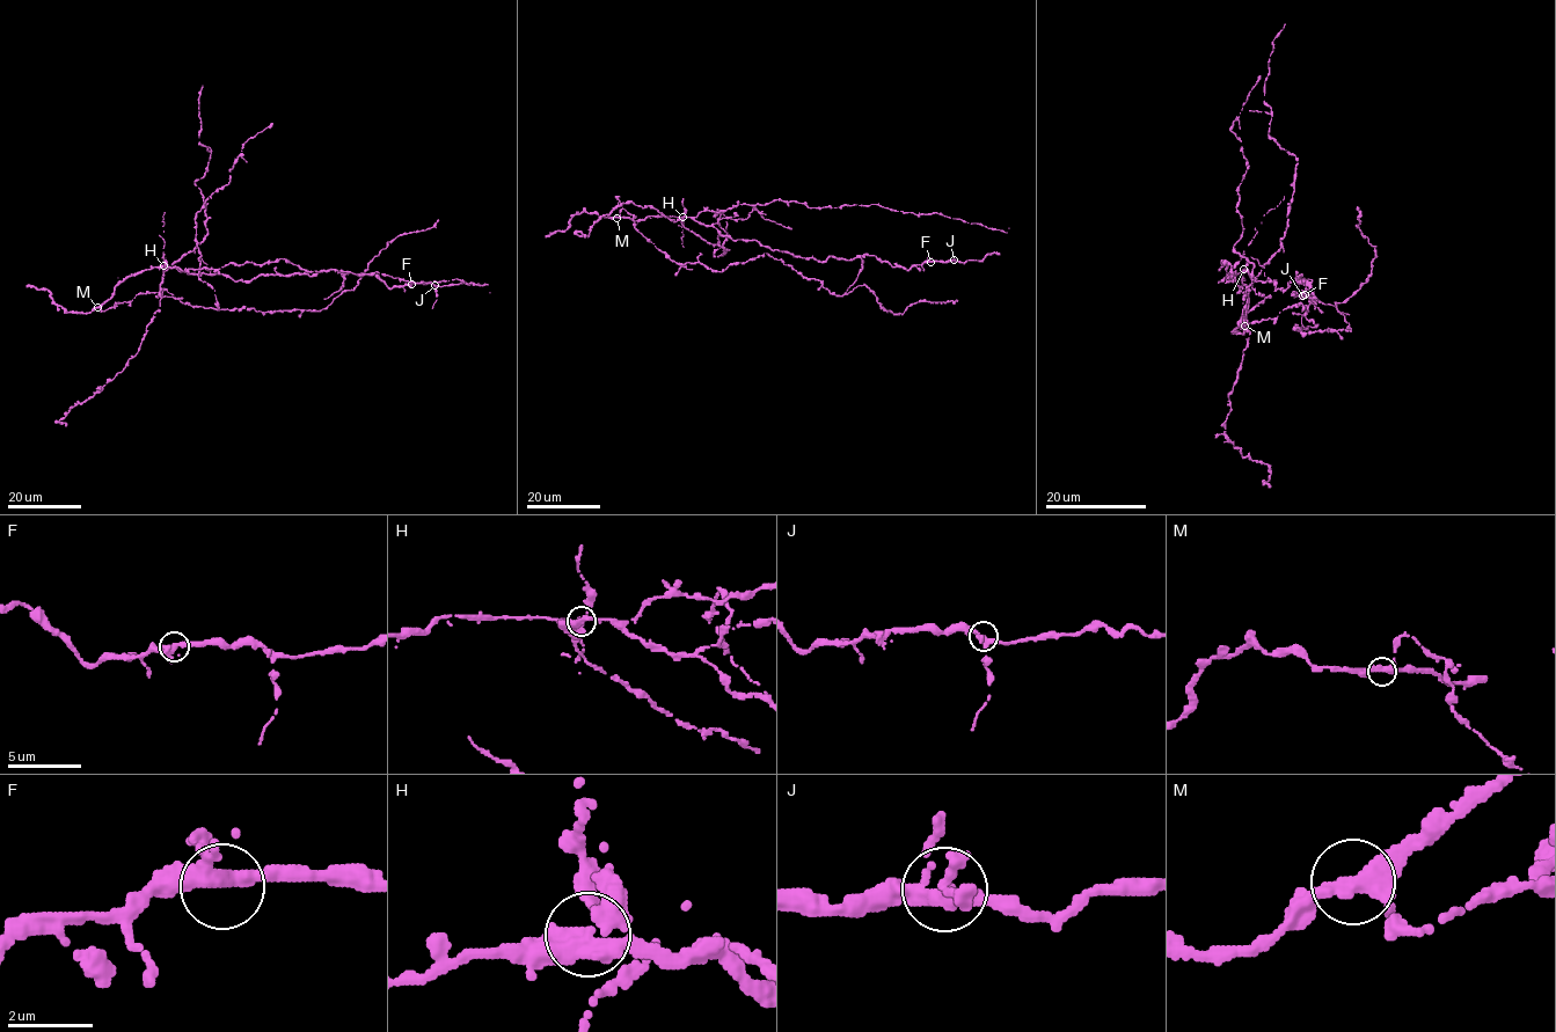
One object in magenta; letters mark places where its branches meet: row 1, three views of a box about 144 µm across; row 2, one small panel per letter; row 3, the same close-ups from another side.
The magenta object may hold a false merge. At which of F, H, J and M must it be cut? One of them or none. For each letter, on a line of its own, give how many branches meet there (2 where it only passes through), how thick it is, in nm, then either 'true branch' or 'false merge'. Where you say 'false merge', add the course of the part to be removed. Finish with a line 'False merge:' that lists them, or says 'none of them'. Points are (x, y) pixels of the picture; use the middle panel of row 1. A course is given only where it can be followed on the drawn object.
F: branches 3; calibre 340 nm; true branch
H: branches 3; calibre 340 nm; false merge; course (684, 217), (684, 247)
J: branches 3; calibre 320 nm; true branch
M: branches 3; calibre 360 nm; true branch
False merge: H

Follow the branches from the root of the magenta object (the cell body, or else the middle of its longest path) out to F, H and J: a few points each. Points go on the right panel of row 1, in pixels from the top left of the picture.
F: (1234, 330), (1242, 271), (1275, 290), (1302, 275), (1315, 299), (1305, 294)
H: (1234, 330), (1243, 326), (1248, 305), (1248, 288), (1242, 283), (1243, 269)
J: (1234, 330), (1242, 271), (1275, 290), (1302, 275), (1315, 299), (1302, 295)

